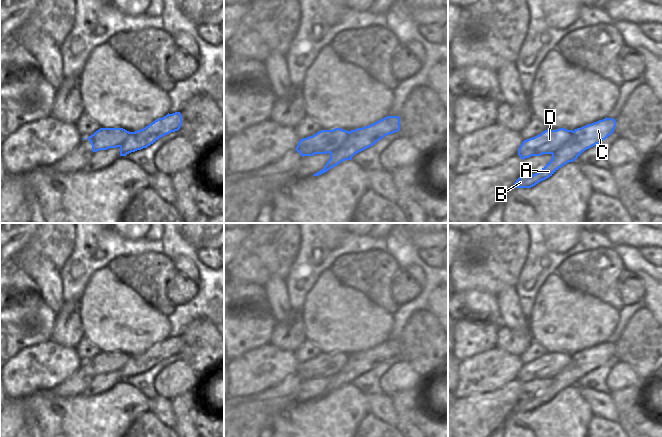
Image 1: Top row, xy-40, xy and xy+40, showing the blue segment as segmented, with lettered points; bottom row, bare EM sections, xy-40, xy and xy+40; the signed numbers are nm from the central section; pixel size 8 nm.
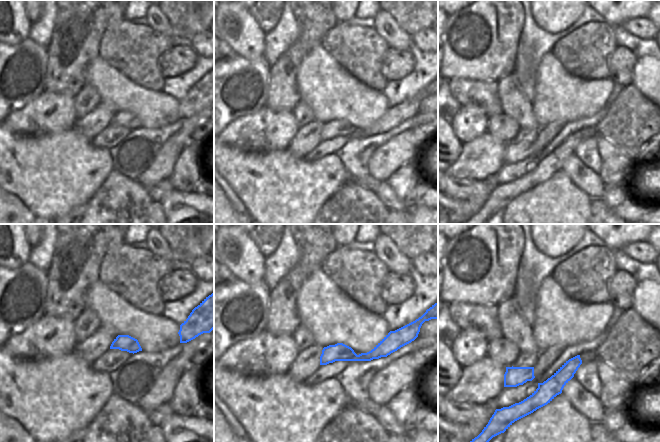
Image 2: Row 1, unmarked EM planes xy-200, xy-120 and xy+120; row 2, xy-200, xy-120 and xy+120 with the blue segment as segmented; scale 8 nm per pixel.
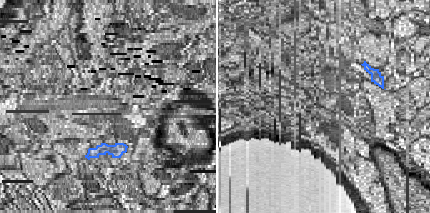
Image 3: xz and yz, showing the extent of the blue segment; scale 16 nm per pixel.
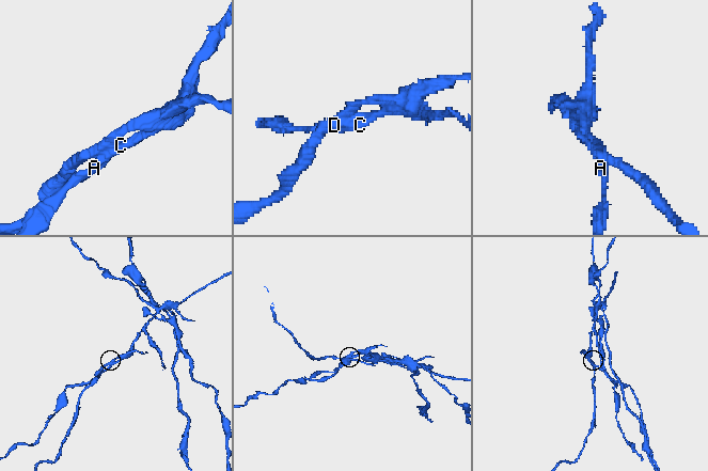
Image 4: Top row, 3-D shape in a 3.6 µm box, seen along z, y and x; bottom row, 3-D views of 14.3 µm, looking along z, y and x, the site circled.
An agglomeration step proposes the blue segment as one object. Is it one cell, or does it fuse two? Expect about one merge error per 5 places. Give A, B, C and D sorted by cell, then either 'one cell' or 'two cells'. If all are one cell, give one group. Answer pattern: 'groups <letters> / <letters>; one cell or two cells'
groups A B C / D; two cells

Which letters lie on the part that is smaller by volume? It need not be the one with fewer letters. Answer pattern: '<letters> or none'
D

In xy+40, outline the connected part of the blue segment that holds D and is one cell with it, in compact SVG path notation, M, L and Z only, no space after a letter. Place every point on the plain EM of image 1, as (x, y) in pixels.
M559 352L545 354L541 358L524 364L518 373L518 379L523 384L531 380L553 378L560 374L572 361L573 354Z

